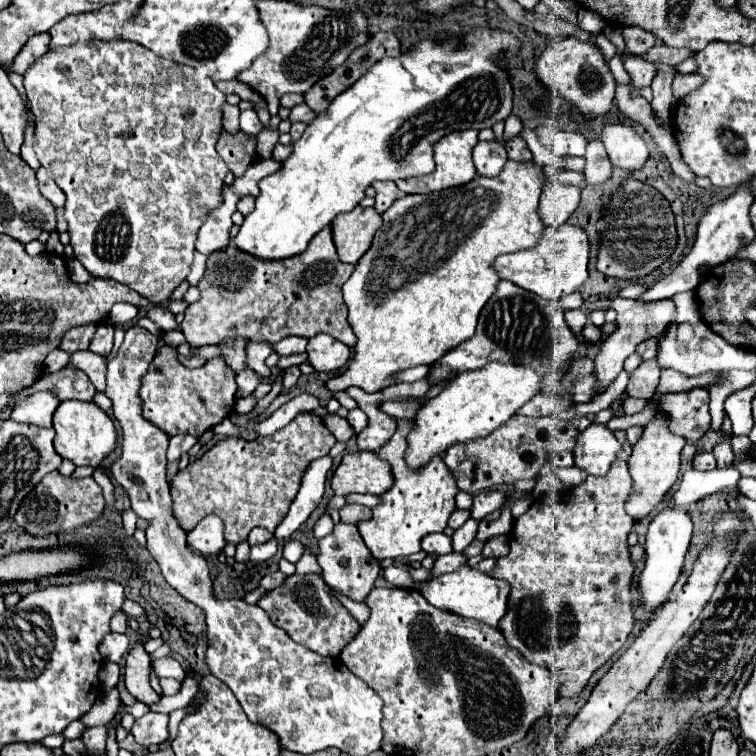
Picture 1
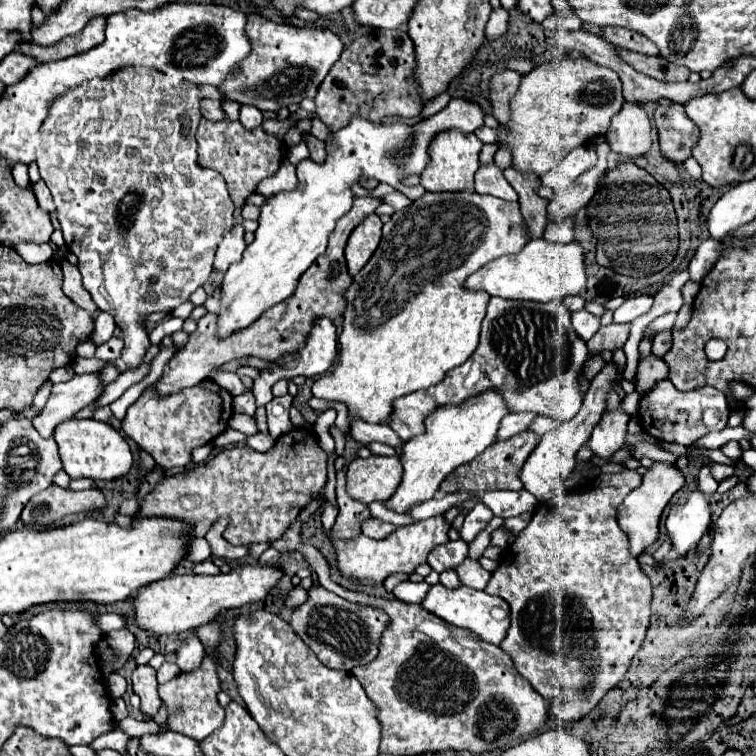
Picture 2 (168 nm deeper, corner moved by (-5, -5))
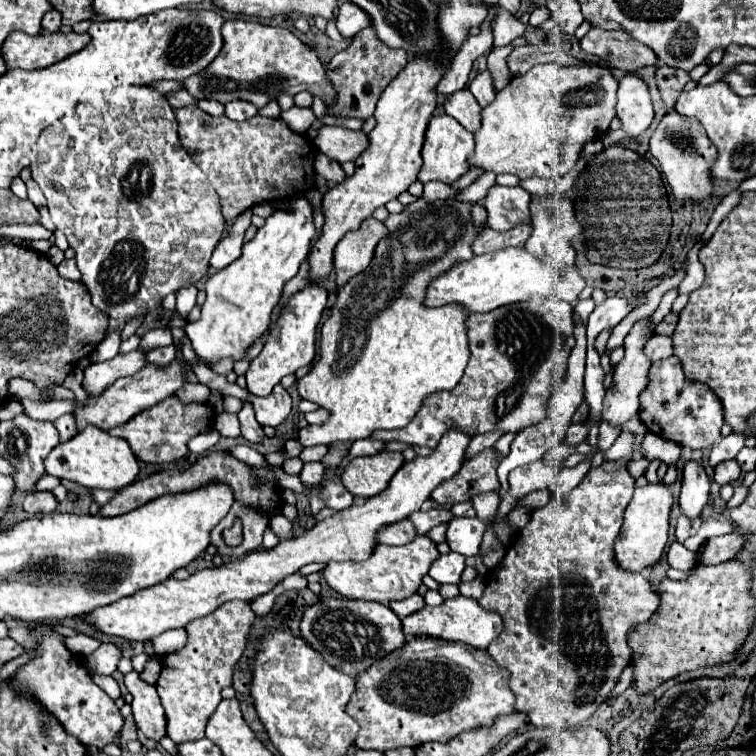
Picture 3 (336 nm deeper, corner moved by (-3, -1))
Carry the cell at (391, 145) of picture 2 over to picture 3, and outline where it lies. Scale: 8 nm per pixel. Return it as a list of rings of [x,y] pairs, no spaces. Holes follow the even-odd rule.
[[[305,197],[293,199],[291,201],[293,213],[285,213],[285,211],[275,211],[265,225],[257,231],[257,235],[243,245],[243,253],[237,261],[233,261],[231,265],[227,265],[225,269],[217,271],[215,275],[211,275],[205,283],[205,293],[207,299],[201,307],[201,317],[195,323],[189,323],[185,327],[187,337],[191,339],[191,347],[195,351],[195,355],[205,363],[205,365],[215,365],[221,359],[231,357],[233,361],[241,361],[245,359],[245,351],[263,337],[263,333],[269,329],[271,323],[271,311],[273,307],[279,303],[281,293],[285,283],[297,275],[301,261],[307,257],[309,253],[309,241],[315,235],[315,225],[313,225],[313,209],[311,203]]]

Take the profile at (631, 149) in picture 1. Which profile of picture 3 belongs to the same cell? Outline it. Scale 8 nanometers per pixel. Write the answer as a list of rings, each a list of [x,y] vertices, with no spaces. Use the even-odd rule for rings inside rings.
[[[627,73],[619,79],[617,117],[621,119],[621,129],[625,129],[629,137],[641,135],[653,121],[649,85],[637,73]]]

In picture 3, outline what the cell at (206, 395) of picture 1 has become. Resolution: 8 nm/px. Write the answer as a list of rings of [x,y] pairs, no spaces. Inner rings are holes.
[[[171,395],[165,401],[141,411],[139,415],[129,419],[123,427],[111,429],[109,435],[125,439],[135,457],[145,463],[171,463],[187,455],[187,441],[207,431],[213,425],[213,419],[215,419],[215,409],[209,403],[183,405],[175,395]]]

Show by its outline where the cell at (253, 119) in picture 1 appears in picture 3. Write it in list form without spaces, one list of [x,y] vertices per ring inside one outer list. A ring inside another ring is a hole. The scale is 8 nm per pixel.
[[[229,101],[225,103],[225,115],[233,121],[245,121],[257,115],[257,107],[249,101]]]

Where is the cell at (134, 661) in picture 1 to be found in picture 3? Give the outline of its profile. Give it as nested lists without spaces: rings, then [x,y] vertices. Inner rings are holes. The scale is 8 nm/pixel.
[[[131,671],[125,675],[125,687],[127,691],[133,695],[133,717],[135,717],[135,725],[137,729],[147,737],[153,739],[155,743],[159,743],[167,733],[167,719],[165,719],[165,711],[161,707],[159,695],[155,687],[149,687],[147,683],[143,683],[139,679],[137,671]]]

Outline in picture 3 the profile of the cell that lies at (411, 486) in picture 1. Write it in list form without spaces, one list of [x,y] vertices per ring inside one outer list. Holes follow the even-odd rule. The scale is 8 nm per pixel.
[[[419,535],[419,539],[403,547],[381,545],[379,551],[375,551],[375,555],[367,559],[367,563],[329,563],[323,577],[327,585],[345,599],[389,603],[417,593],[423,583],[423,577],[429,573],[429,567],[437,557],[437,545],[427,535]]]

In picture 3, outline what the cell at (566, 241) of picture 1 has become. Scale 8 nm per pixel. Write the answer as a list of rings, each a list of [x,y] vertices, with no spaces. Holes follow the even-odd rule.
[[[507,247],[487,255],[475,255],[469,261],[455,263],[447,273],[433,279],[427,287],[423,305],[425,307],[443,307],[443,305],[461,305],[467,313],[487,313],[503,305],[519,303],[533,295],[545,295],[549,289],[551,267],[549,263],[539,263],[533,255],[527,255],[525,249]]]

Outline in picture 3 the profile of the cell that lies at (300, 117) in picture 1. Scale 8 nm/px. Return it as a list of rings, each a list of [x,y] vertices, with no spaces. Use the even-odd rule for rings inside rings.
[[[321,127],[319,137],[315,139],[315,147],[323,155],[345,163],[355,161],[369,147],[369,137],[363,131],[351,131],[343,127]]]

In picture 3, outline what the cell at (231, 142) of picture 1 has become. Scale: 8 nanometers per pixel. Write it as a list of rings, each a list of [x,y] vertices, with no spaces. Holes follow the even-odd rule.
[[[197,105],[173,109],[183,149],[207,175],[221,197],[221,213],[233,221],[243,211],[271,201],[291,201],[315,187],[315,145],[305,133],[295,133],[283,119],[255,115],[247,121],[213,117]]]

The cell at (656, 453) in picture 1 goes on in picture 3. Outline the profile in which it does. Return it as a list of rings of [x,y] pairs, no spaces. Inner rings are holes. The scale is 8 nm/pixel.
[[[663,483],[635,489],[635,495],[633,495],[633,499],[625,511],[625,521],[623,521],[621,533],[613,545],[615,563],[621,569],[637,573],[637,571],[643,571],[643,569],[659,563],[663,549],[667,545],[667,537],[669,537],[671,505],[673,505],[671,491]]]

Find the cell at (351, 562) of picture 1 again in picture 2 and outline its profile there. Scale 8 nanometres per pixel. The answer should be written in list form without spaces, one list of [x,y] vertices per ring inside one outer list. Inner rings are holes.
[[[345,469],[337,473],[337,503],[339,515],[331,529],[331,537],[355,539],[361,533],[361,523],[365,521],[365,517],[369,517],[369,509],[367,505],[349,499],[349,495],[345,493]]]

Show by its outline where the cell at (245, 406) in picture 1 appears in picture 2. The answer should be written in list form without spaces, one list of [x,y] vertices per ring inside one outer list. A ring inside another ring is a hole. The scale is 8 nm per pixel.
[[[317,319],[317,323],[313,325],[313,331],[309,333],[309,339],[307,339],[307,345],[297,351],[297,353],[289,353],[289,355],[283,355],[269,371],[261,371],[261,377],[255,379],[255,385],[253,385],[253,395],[255,395],[255,401],[257,401],[257,407],[265,407],[269,401],[271,401],[271,387],[273,383],[277,383],[279,379],[291,379],[295,375],[305,375],[305,377],[317,377],[317,375],[323,375],[331,369],[331,365],[335,363],[339,355],[339,349],[337,349],[337,333],[335,333],[335,325],[331,319]]]

